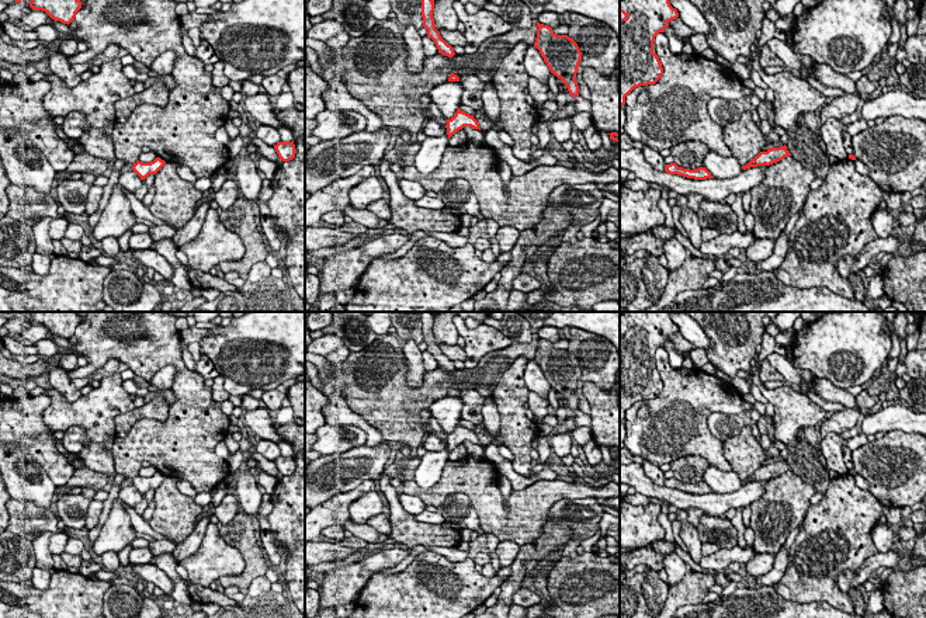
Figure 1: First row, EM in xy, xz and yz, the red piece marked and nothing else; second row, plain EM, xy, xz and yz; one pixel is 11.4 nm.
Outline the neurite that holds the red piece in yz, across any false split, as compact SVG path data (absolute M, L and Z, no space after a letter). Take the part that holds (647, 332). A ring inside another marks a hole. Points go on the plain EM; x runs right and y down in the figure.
M620 312L620 424L625 412L639 400L655 399L663 389L662 378L653 367L655 351L665 347L672 334L679 331L669 312Z

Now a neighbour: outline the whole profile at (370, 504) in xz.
M377 490L368 492L354 503L351 503L348 520L357 524L365 524L371 517L381 514L384 503Z

